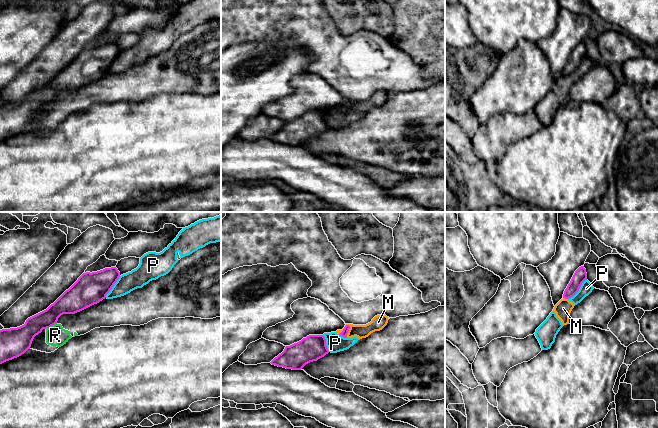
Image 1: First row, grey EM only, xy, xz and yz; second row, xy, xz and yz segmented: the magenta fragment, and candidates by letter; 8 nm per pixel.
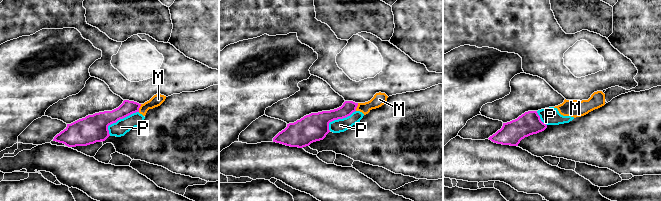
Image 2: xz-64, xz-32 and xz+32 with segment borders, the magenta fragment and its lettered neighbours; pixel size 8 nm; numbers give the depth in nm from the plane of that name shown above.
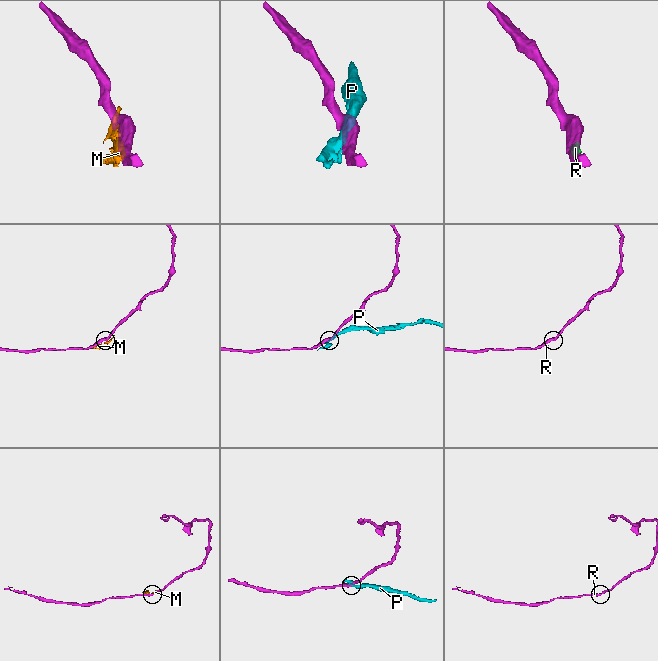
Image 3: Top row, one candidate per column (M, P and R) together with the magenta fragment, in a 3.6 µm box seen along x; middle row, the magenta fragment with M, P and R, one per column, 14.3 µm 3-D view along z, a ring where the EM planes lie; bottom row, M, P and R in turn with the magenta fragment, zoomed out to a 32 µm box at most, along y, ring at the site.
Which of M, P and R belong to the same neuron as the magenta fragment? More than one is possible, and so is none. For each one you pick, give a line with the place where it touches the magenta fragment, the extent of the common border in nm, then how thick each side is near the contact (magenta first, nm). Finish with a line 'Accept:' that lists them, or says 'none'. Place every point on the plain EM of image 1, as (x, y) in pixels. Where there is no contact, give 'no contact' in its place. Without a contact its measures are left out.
Accept: none

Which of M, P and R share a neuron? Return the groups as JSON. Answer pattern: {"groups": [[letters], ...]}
{"groups": [["M", "P"], ["R"]]}

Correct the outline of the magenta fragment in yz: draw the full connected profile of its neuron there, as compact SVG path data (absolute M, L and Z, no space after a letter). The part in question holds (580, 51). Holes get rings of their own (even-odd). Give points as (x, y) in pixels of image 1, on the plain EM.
M581 42L575 47L570 59L564 67L563 74L569 75L573 73L579 67L585 56L587 56L586 45L584 42Z

